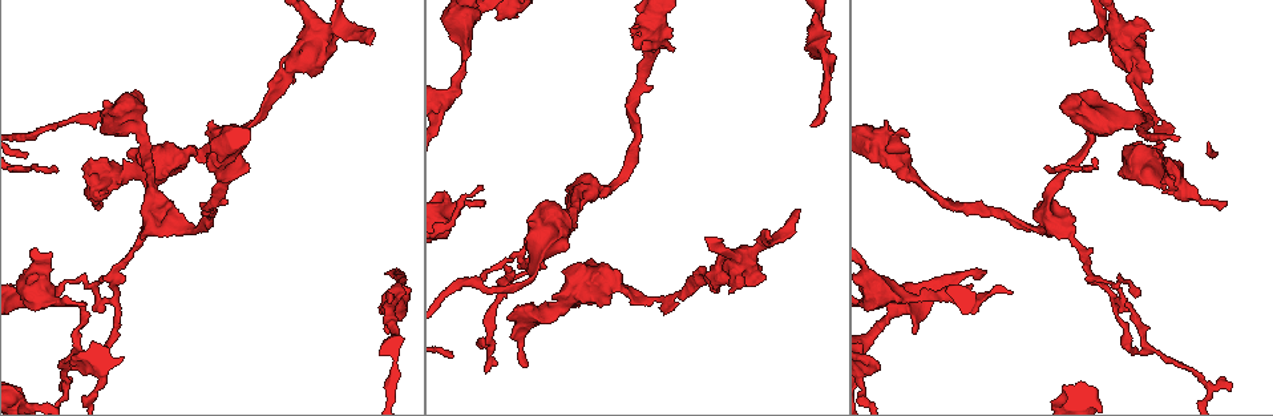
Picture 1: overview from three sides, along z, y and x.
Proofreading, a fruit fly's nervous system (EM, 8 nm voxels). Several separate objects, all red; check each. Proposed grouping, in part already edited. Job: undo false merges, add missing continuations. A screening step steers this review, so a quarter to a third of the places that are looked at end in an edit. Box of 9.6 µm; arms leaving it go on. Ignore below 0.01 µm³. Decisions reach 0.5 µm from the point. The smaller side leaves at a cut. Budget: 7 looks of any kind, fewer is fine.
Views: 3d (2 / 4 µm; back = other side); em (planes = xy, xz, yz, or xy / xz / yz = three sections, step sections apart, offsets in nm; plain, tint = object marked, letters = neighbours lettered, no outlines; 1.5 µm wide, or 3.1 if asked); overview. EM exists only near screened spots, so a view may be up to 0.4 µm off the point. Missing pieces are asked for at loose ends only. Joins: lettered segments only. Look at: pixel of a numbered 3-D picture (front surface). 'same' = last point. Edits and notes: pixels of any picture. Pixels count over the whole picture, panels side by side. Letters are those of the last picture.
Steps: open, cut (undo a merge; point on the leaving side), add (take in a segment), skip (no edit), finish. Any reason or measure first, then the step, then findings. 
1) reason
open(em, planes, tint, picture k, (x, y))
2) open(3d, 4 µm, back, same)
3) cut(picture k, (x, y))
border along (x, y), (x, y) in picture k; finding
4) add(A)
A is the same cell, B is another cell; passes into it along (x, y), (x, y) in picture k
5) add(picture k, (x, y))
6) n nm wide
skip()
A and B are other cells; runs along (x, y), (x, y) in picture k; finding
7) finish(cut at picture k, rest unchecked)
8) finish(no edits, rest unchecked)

an open end
open(em, planes, tint, picture 1, (1229, 389))

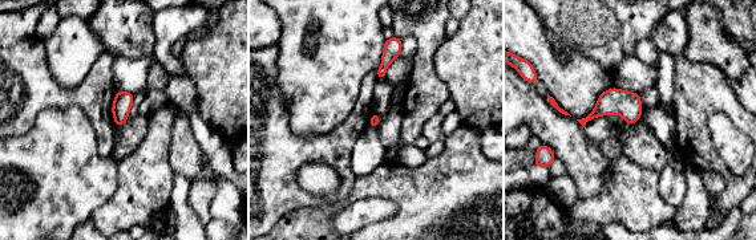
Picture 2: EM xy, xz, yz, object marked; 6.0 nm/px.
open(em, planes, letters, same)

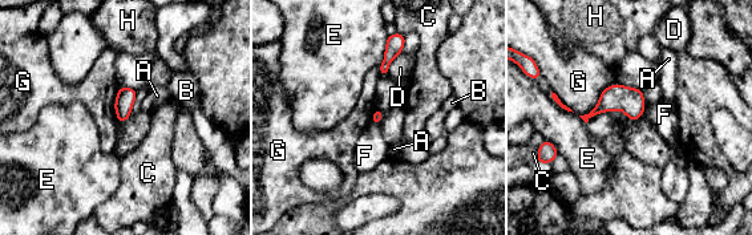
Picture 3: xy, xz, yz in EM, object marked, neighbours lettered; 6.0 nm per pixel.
skip()
A, B, C, D, E, F, G and H are other cells; border along (615, 82), (579, 116) in picture 3; no lettered segment goes on from it

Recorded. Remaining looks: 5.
free end
open(em, yz, step 4, tint, picture 1, (1135, 296))

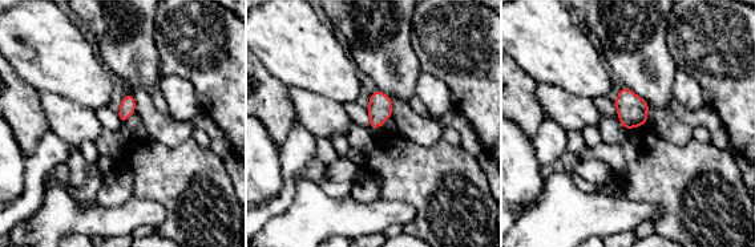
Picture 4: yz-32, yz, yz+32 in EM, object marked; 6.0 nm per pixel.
another direction
open(em, planes, tint, same)

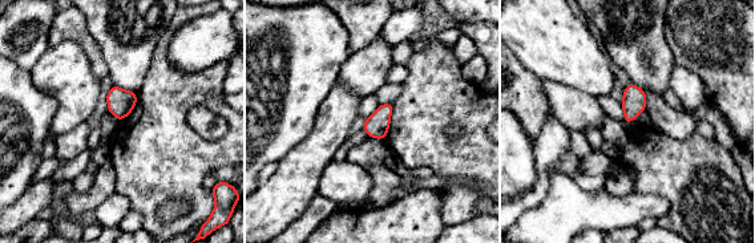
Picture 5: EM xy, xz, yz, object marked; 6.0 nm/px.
see the neighbours
open(em, planes, letters, same)

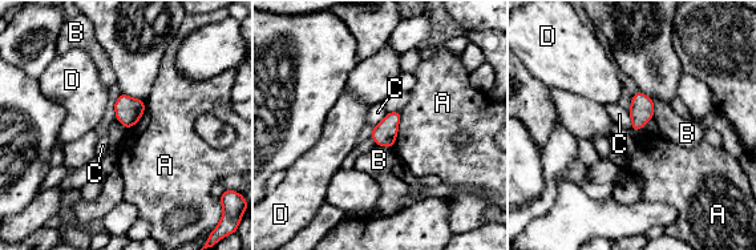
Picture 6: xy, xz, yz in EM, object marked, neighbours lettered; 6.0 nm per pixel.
skip()
A, B, C and D are other cells; border along (626, 109), (634, 130) in picture 6; none of them fits

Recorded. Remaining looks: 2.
branch stops here
open(em, planes, letters, picture 1, (1072, 41))

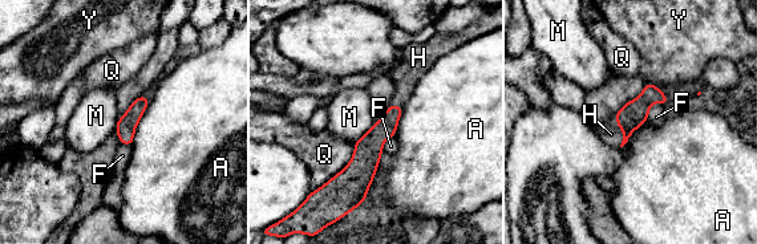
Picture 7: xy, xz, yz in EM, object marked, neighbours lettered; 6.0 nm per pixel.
add(H)
H is the same cell, A, F, M, Q and Y are other cells; passes into it along (634, 114), (623, 131), (611, 134) in picture 7; it goes on there

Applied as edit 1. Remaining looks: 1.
finish(add at picture 7, rest unchecked)

